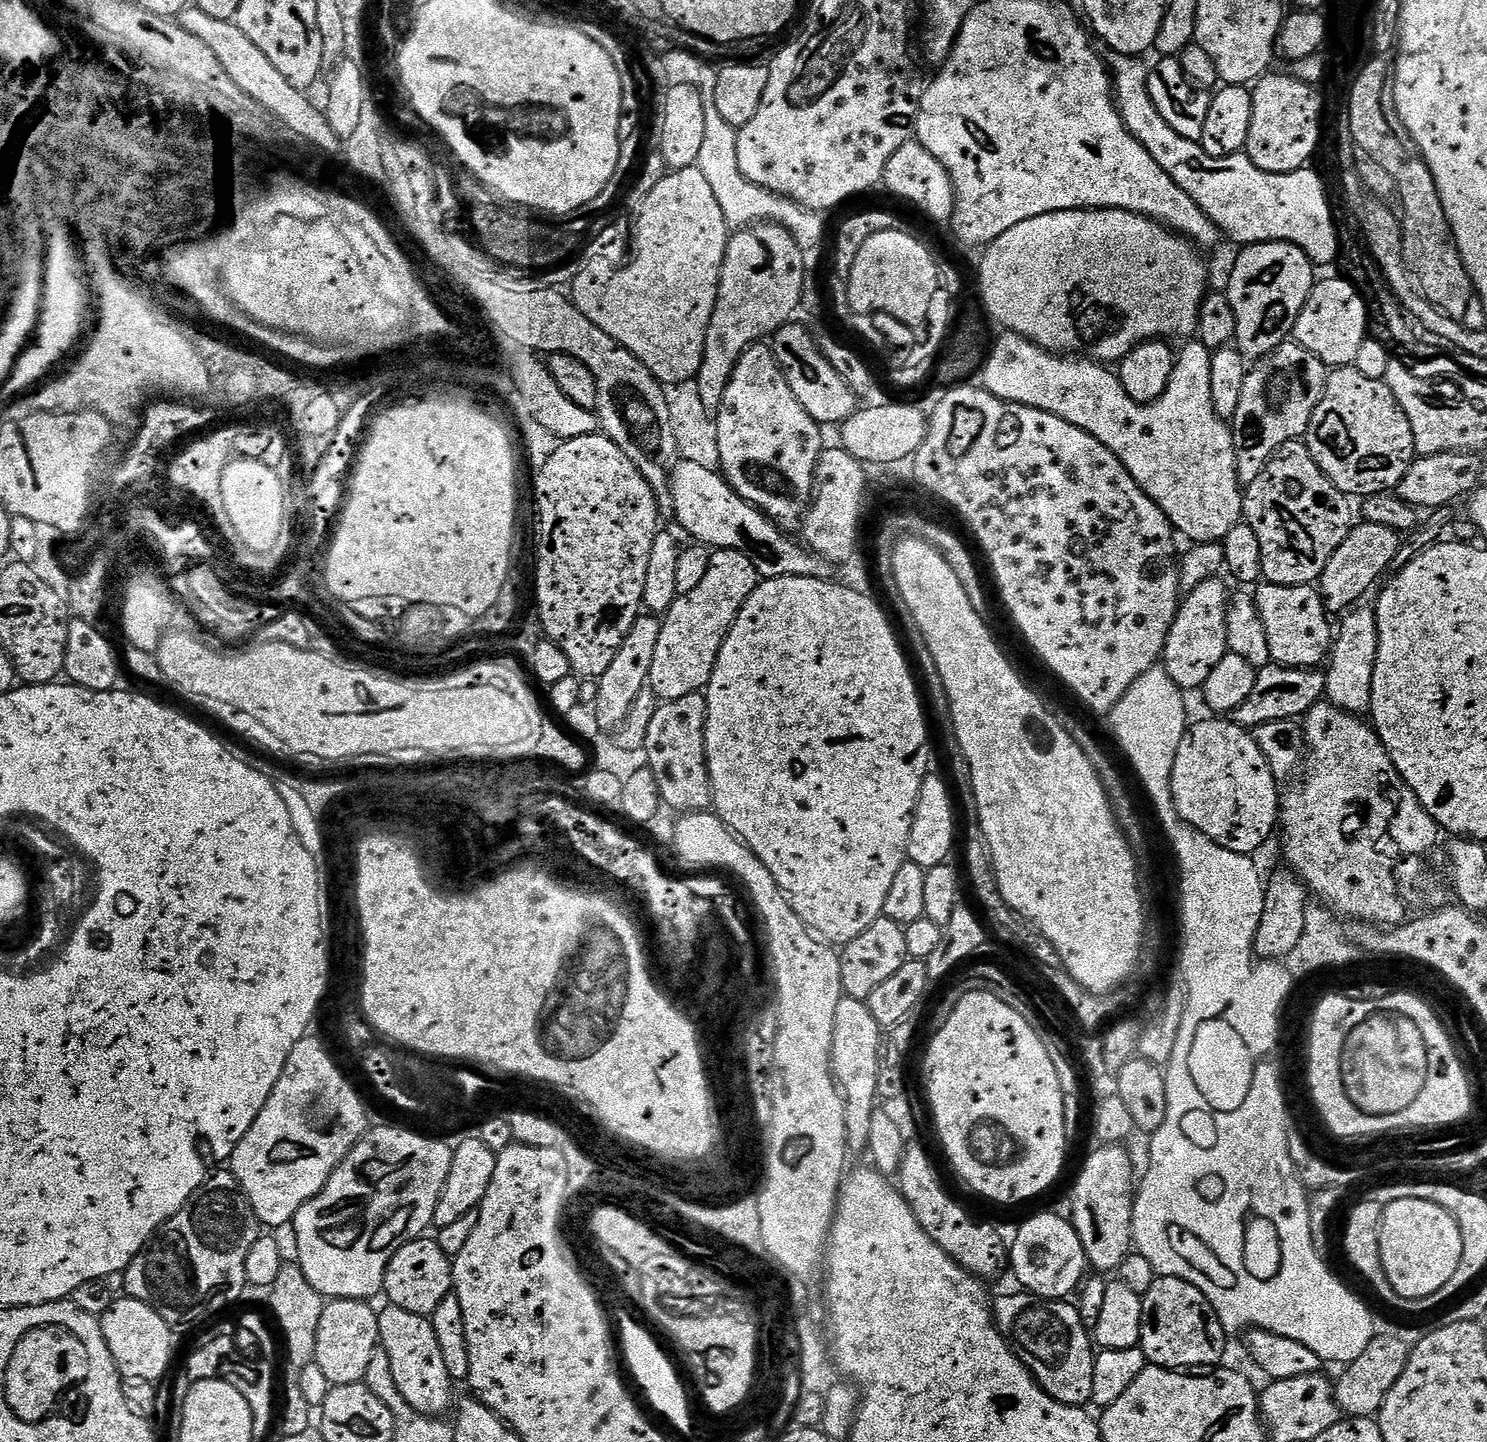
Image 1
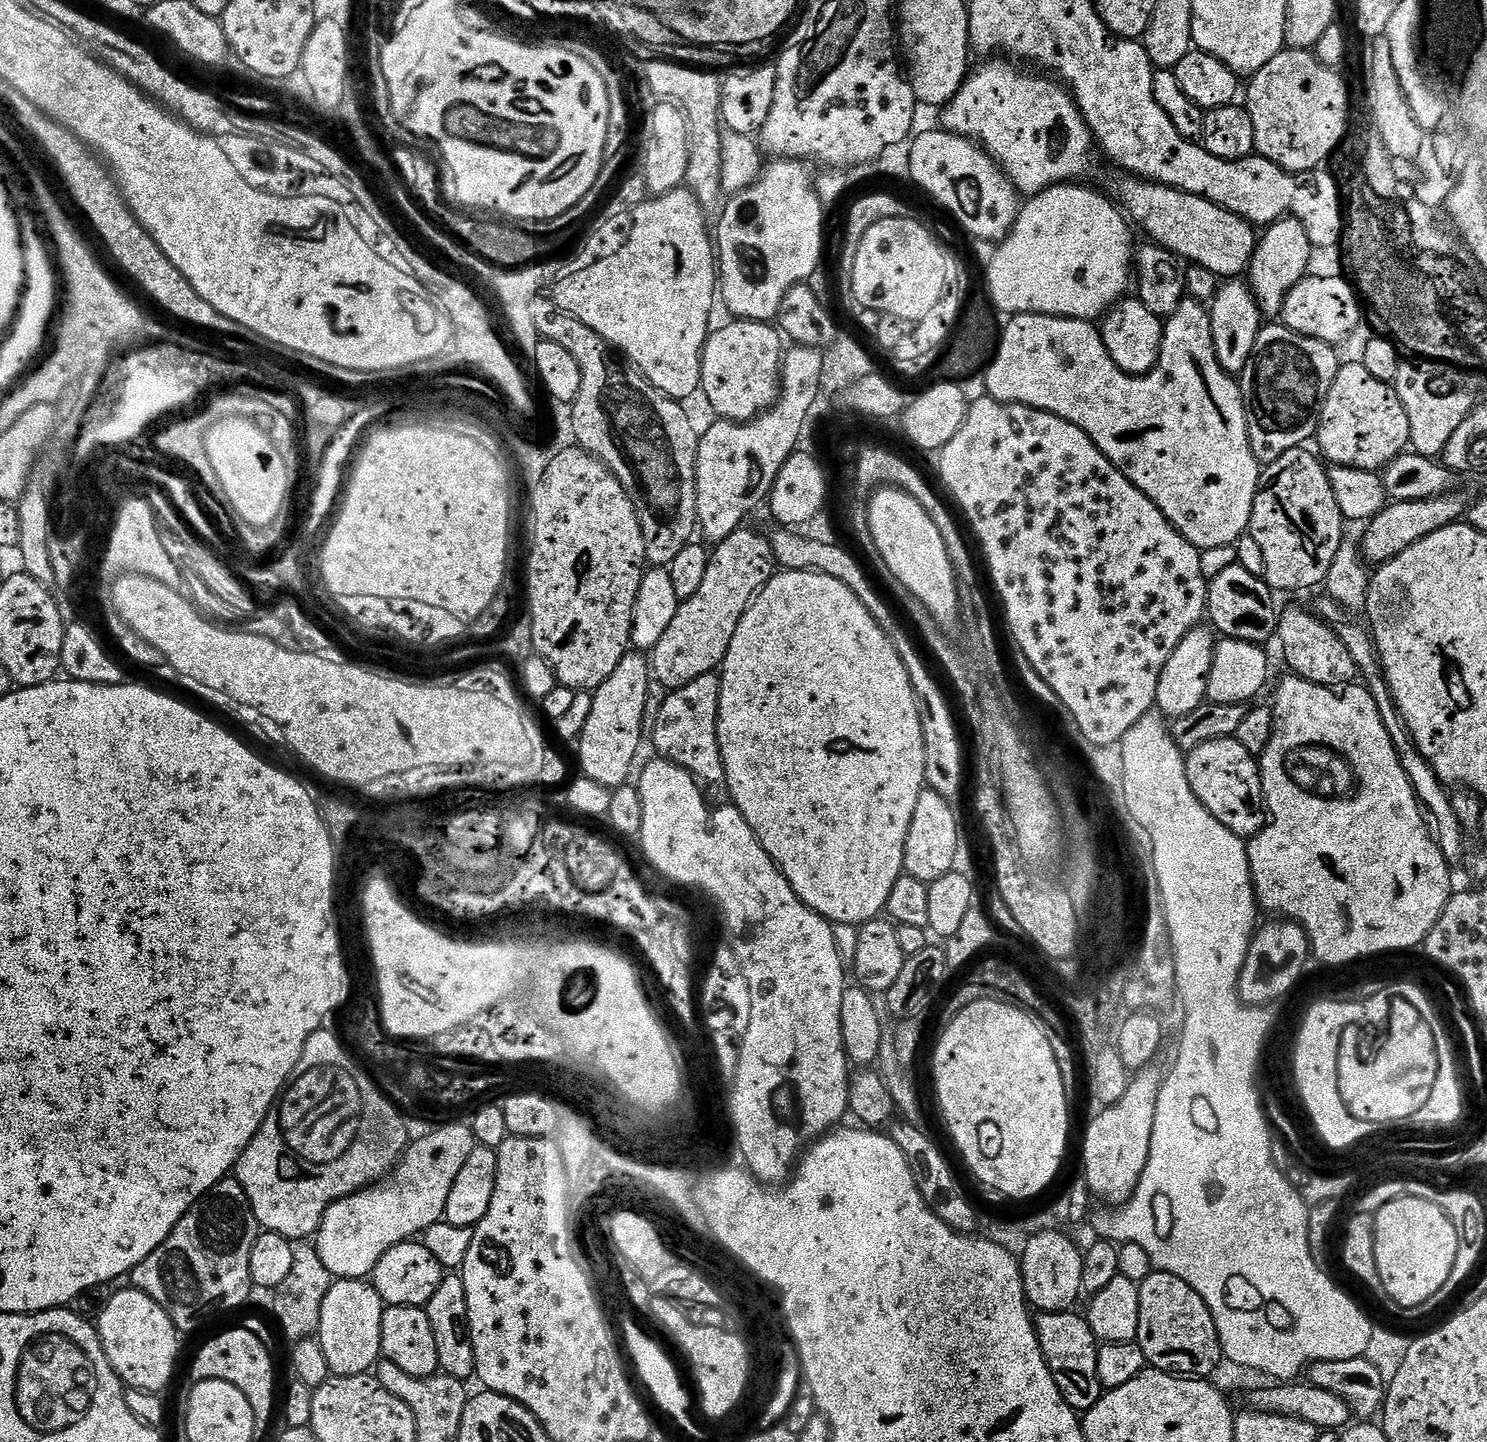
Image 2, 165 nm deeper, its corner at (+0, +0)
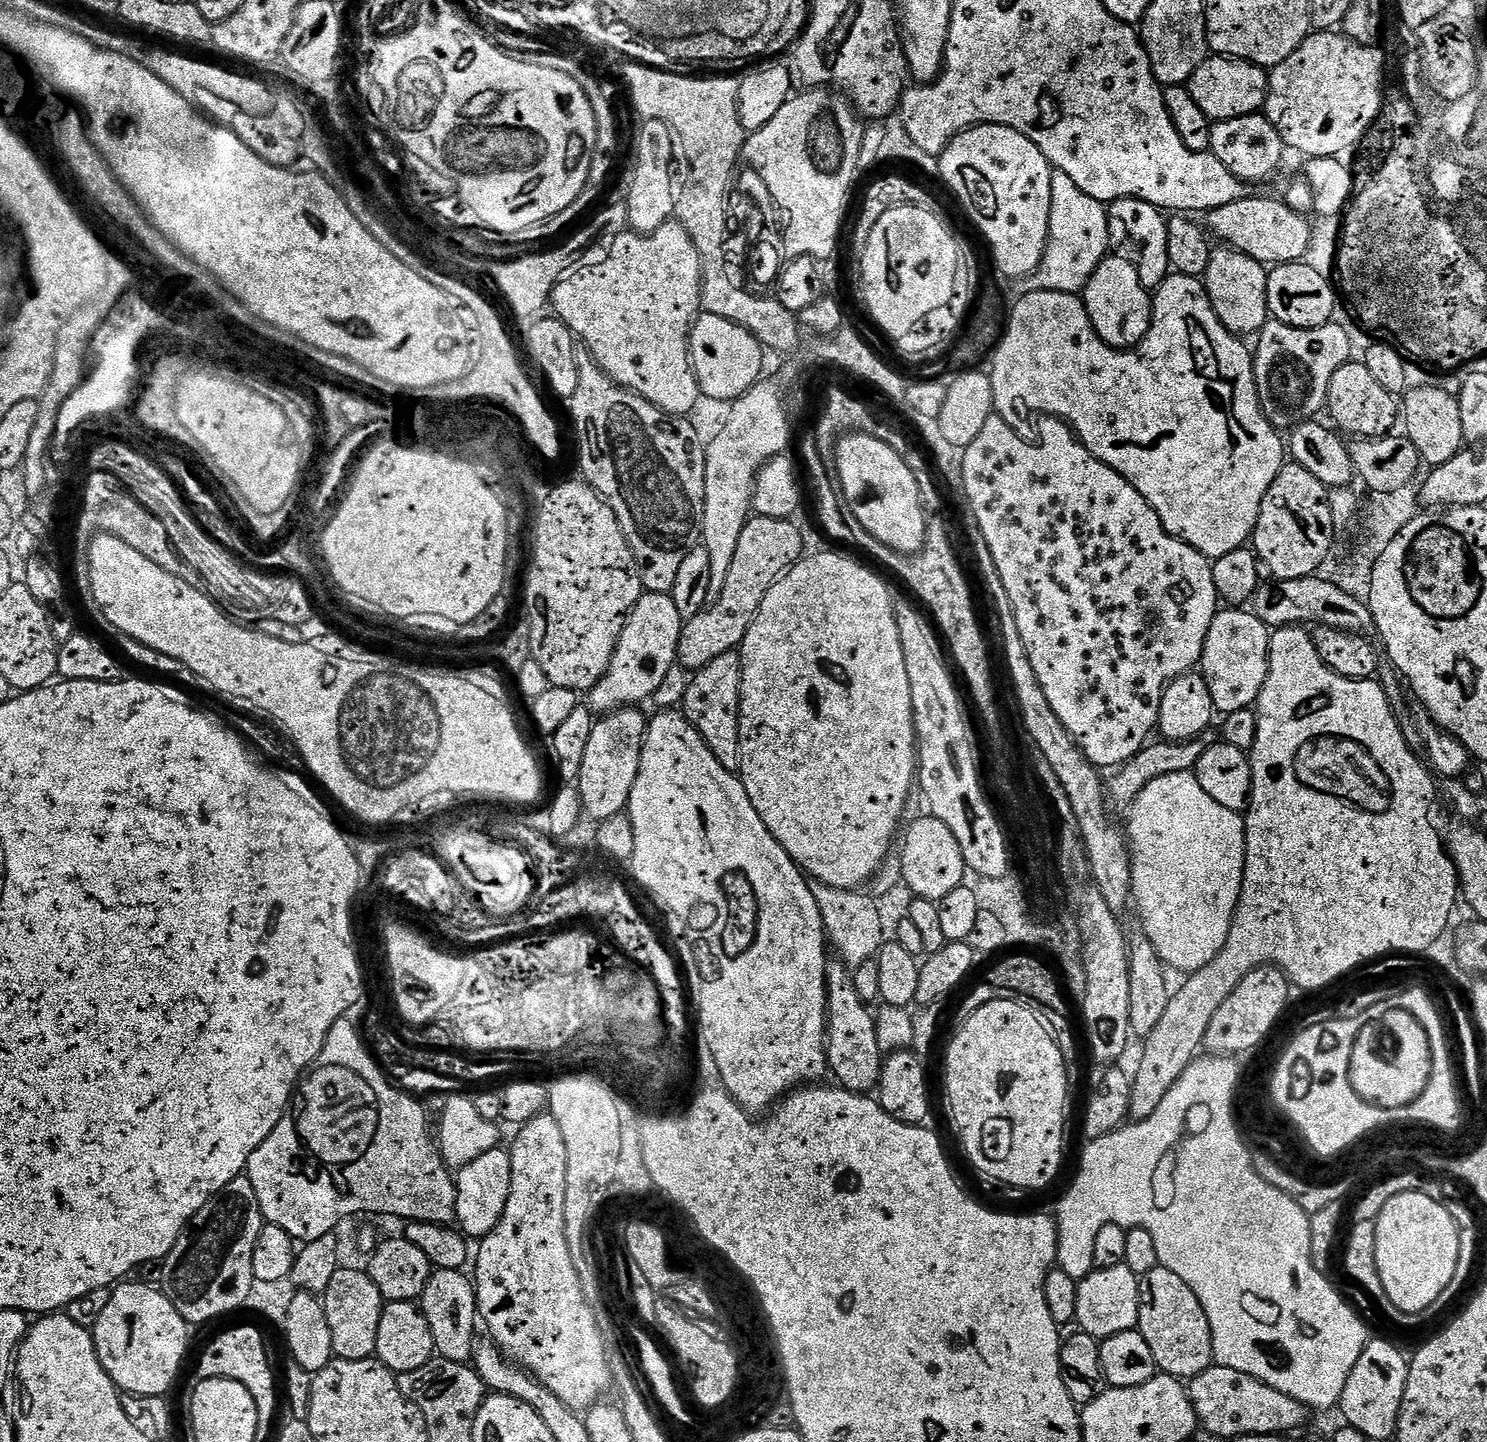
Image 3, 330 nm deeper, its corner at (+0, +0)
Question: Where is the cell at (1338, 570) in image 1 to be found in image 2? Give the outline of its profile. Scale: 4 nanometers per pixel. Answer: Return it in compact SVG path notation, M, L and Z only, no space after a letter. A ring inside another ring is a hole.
M1446 492L1432 500L1389 503L1374 519L1367 521L1365 528L1368 529L1364 532L1364 540L1362 539L1363 559L1369 565L1379 566L1402 554L1402 550L1414 546L1414 542L1422 542L1422 538L1434 534L1434 530L1442 530L1457 523L1466 512L1466 503L1458 492Z

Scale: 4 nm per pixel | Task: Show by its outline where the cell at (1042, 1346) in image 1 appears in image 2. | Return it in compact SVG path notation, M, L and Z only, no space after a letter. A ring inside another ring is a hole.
M1076 1310L1065 1312L1040 1312L1035 1317L1036 1333L1038 1334L1038 1342L1042 1346L1042 1354L1046 1358L1046 1362L1050 1366L1052 1376L1058 1382L1060 1392L1066 1398L1066 1402L1077 1413L1083 1414L1089 1412L1101 1398L1102 1389L1100 1379L1098 1378L1098 1354L1100 1353L1096 1335L1090 1330L1087 1319L1083 1315L1080 1316Z

